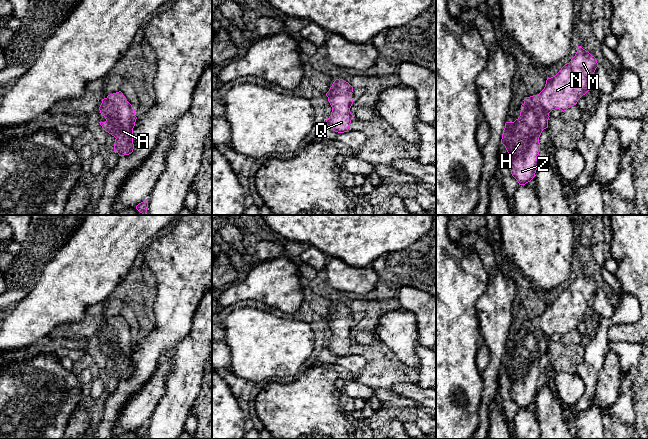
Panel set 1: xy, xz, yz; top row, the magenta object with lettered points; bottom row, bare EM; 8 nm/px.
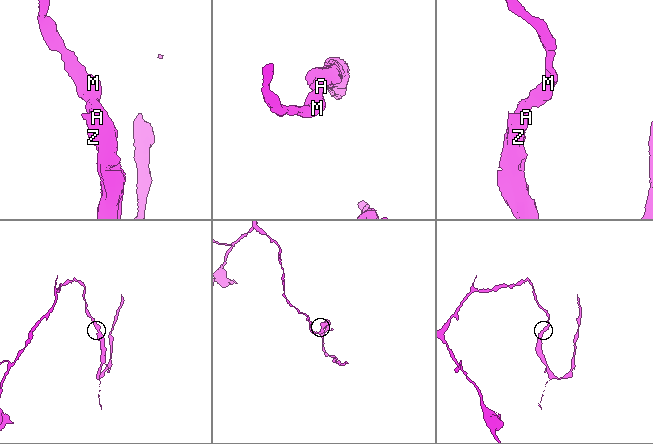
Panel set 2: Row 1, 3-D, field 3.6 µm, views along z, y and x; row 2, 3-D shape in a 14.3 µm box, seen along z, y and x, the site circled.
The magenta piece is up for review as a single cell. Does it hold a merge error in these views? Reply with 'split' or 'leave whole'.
leave whole

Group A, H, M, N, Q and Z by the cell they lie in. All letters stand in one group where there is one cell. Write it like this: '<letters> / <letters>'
A H M N Q Z

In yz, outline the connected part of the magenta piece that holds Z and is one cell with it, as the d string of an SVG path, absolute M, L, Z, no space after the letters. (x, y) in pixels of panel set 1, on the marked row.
M577 46L575 56L555 76L547 78L544 89L538 95L523 100L520 116L514 122L505 123L501 144L510 155L511 174L519 185L525 185L535 177L538 168L537 156L540 152L539 137L542 131L548 128L549 113L555 109L564 112L576 105L578 100L589 91L597 67L596 58L581 46Z

